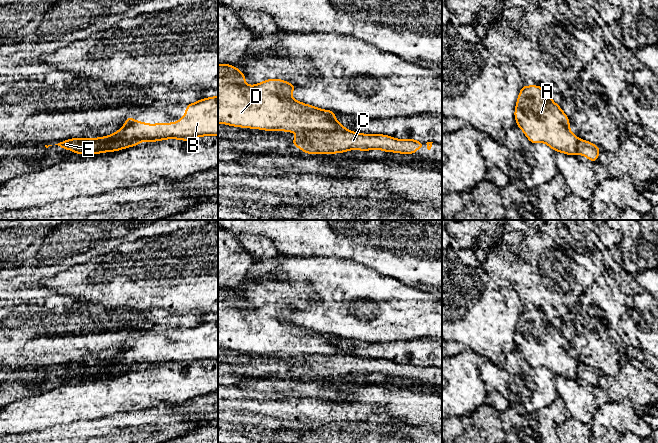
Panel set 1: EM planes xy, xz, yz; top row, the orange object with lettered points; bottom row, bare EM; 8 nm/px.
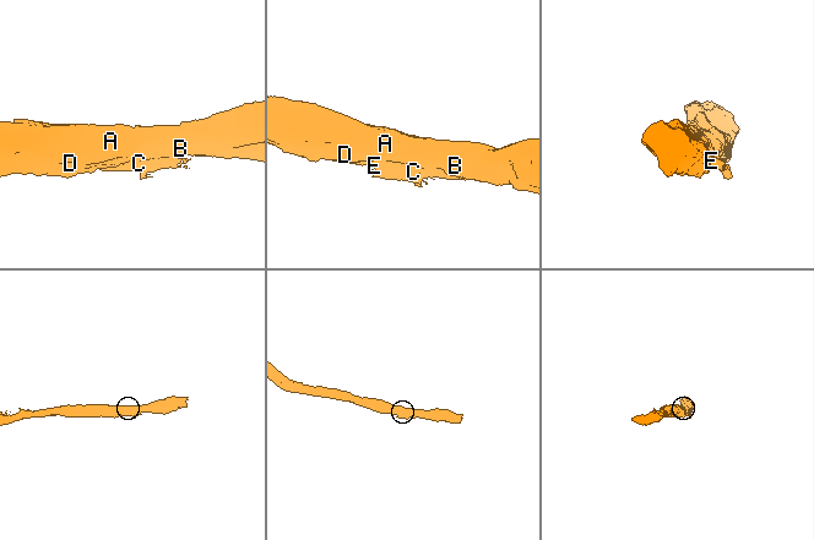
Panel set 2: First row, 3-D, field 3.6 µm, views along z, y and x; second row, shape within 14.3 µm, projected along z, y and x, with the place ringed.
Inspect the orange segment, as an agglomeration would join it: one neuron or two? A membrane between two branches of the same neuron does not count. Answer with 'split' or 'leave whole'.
split

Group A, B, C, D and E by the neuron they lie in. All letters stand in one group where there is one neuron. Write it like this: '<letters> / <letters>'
A B D E / C

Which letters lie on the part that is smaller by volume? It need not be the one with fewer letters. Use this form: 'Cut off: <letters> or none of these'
Cut off: C

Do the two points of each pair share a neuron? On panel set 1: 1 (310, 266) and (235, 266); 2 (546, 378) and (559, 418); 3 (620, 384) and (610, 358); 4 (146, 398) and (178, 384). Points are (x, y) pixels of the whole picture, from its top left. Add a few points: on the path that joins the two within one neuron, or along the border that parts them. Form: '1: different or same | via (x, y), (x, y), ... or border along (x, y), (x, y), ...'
1: different | border along (259, 260), (247, 272), (246, 280), (238, 286)
2: different | border along (553, 401), (532, 413)
3: different | border along (620, 364), (619, 370), (614, 375), (601, 373)
4: same | via (154, 390), (160, 384), (170, 384)

